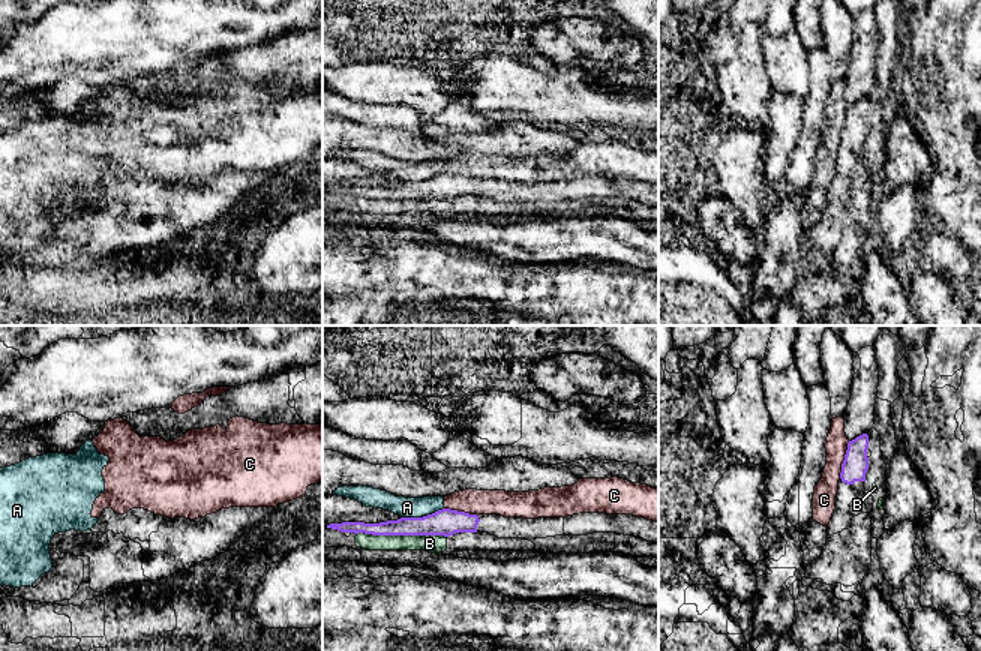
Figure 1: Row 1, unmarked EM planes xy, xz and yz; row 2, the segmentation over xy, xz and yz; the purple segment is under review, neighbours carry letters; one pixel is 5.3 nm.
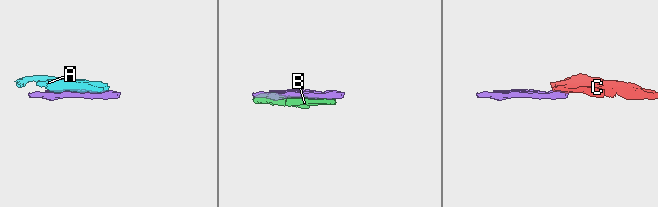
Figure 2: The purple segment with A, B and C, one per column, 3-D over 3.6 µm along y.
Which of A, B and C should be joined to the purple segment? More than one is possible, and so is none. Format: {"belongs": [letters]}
{"belongs": []}

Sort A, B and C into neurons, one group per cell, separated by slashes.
A C / B

